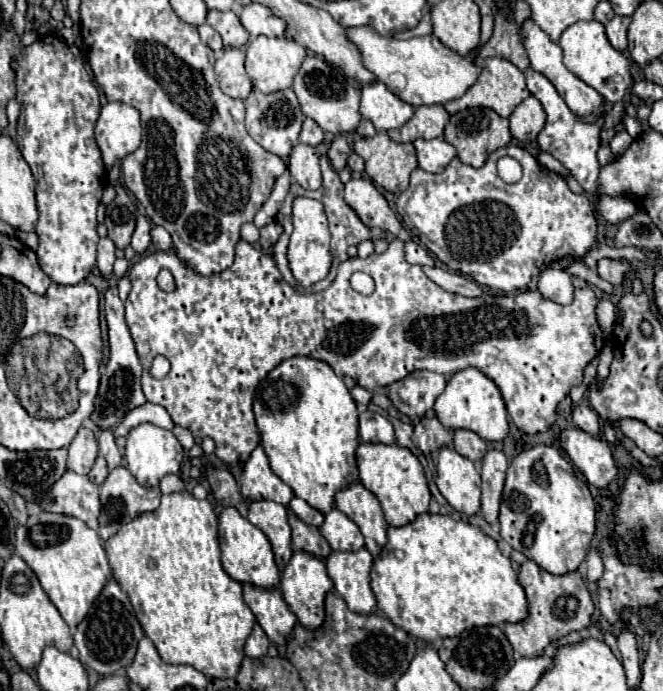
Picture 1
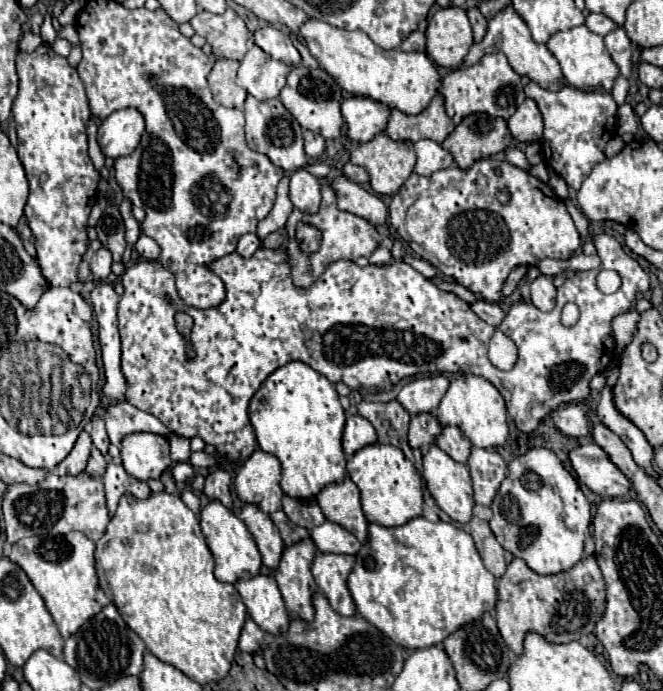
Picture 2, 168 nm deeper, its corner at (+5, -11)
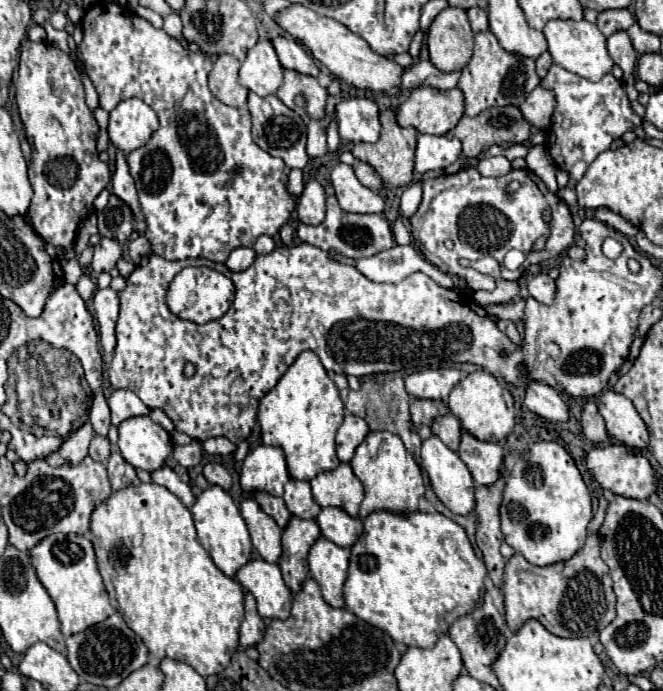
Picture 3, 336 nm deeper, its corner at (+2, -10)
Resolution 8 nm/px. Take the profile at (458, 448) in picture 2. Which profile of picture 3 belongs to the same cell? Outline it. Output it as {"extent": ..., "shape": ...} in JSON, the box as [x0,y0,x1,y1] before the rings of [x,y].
{"extent":[431,413,461,453],"shape":[[[447,413],[447,415],[443,415],[443,417],[437,417],[437,419],[433,421],[433,425],[431,425],[431,431],[433,431],[433,435],[437,435],[451,451],[457,453],[457,447],[459,447],[459,443],[461,443],[461,425],[459,425],[459,421],[457,421],[451,413]]]}

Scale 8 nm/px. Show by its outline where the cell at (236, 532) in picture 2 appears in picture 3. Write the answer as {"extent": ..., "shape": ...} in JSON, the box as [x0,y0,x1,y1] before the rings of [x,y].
{"extent":[191,485,253,577],"shape":[[[213,485],[209,489],[205,489],[195,505],[191,507],[193,513],[193,521],[195,521],[195,529],[197,529],[197,537],[201,541],[201,545],[209,551],[213,563],[227,575],[227,577],[235,577],[235,573],[245,567],[245,563],[251,561],[251,553],[253,553],[253,543],[249,537],[249,529],[237,509],[237,505],[233,503],[231,495],[227,491],[223,491],[221,487]]]}

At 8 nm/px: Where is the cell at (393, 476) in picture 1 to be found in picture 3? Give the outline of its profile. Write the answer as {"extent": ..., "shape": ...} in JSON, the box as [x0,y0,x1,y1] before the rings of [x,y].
{"extent":[351,431,425,519],"shape":[[[371,431],[357,447],[351,459],[351,469],[365,487],[365,499],[359,509],[361,519],[365,519],[373,511],[391,511],[397,515],[409,515],[419,511],[419,499],[425,493],[423,475],[397,435],[389,431]]]}

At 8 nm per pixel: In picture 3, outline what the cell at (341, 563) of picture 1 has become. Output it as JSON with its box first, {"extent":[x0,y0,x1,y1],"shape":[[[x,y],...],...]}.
{"extent":[309,537,349,607],"shape":[[[319,537],[309,551],[309,571],[319,583],[325,601],[331,607],[345,607],[343,585],[349,567],[349,549],[343,549],[325,537]]]}

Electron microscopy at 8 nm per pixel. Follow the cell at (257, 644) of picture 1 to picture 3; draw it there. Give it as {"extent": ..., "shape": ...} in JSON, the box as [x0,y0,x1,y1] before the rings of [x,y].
{"extent":[239,593,265,647],"shape":[[[251,593],[245,595],[245,619],[241,623],[241,631],[239,631],[239,643],[241,647],[253,647],[257,643],[261,643],[263,635],[265,635],[265,621],[259,617],[257,609],[255,609],[255,597]]]}

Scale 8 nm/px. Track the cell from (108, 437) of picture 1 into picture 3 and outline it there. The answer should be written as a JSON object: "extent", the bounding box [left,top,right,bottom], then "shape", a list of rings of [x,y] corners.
{"extent":[89,389,111,437],"shape":[[[99,389],[99,391],[95,393],[95,397],[93,397],[93,405],[91,405],[91,409],[89,409],[89,421],[91,421],[93,431],[95,431],[97,435],[107,437],[111,421],[109,421],[109,407],[107,407],[107,401],[105,401],[101,389]]]}

